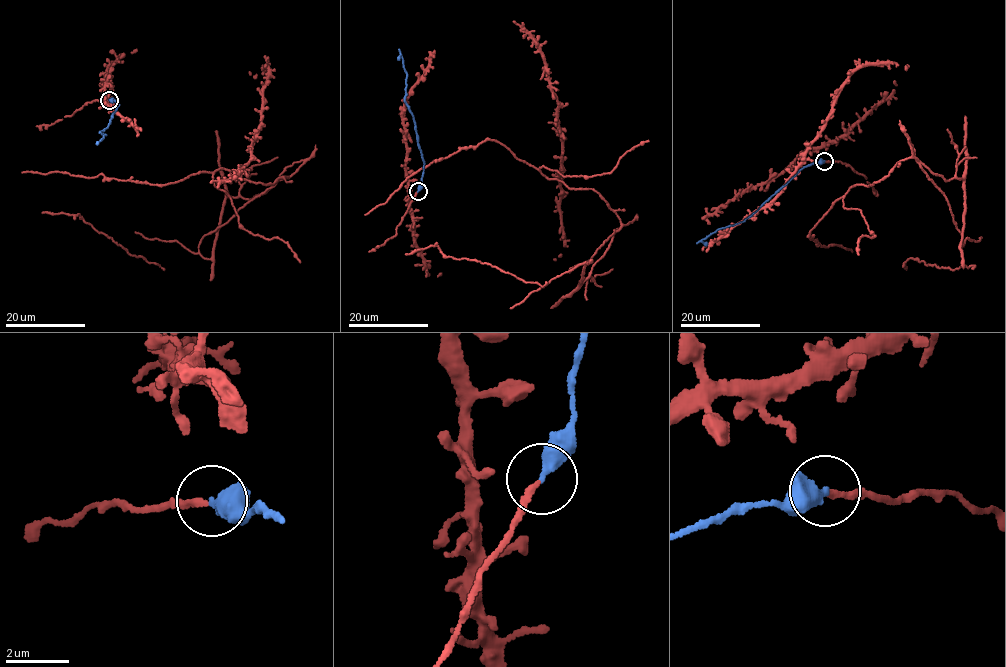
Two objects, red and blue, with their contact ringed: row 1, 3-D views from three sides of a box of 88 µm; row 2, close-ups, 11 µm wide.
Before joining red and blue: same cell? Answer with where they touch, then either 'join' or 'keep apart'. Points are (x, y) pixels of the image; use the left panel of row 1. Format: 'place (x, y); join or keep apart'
place (109, 100); join

